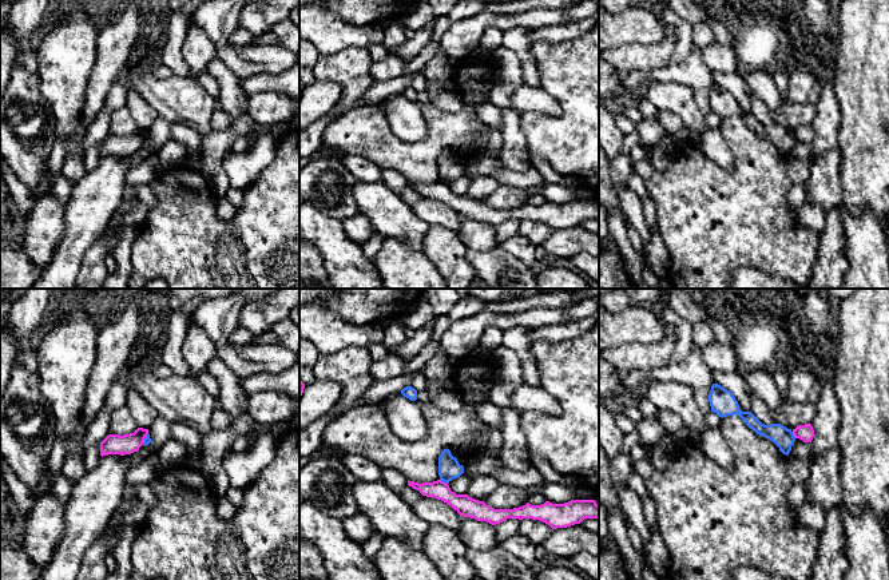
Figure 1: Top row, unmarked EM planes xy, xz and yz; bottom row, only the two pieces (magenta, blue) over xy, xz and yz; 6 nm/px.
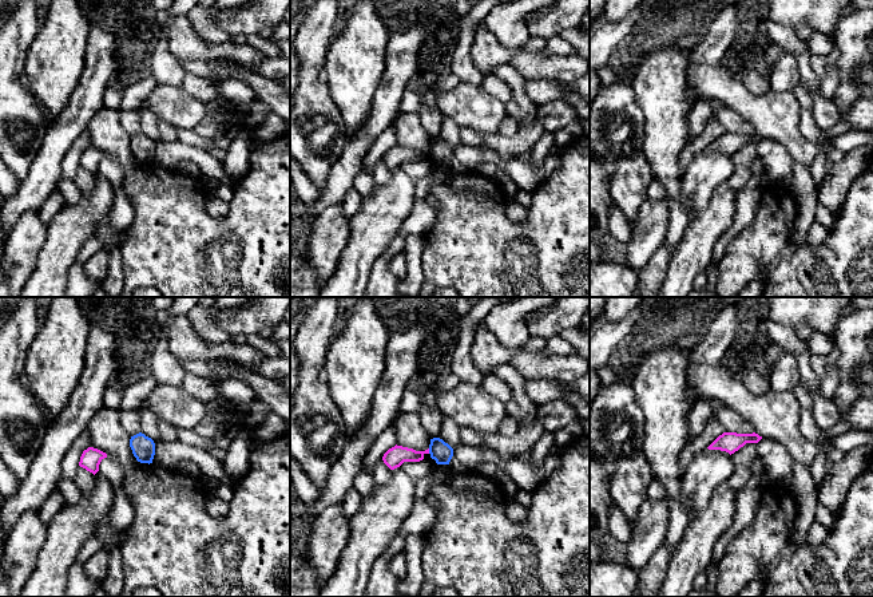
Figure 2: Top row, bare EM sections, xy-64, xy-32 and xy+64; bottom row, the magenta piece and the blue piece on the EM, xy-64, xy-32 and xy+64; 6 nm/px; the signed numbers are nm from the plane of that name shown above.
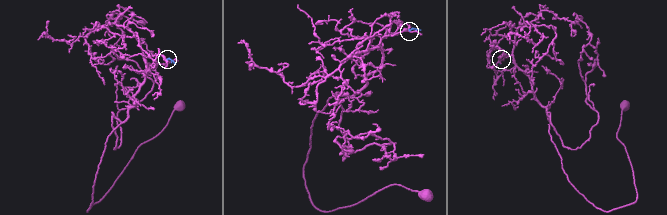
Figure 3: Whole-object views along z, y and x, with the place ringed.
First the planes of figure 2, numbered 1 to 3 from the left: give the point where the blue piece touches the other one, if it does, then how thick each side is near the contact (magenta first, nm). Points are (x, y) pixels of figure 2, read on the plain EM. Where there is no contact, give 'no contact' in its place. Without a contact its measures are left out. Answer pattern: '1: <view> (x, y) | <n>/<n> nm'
1: no contact
2: xy-32 (428, 151) | 120/120 nm
3: no contact

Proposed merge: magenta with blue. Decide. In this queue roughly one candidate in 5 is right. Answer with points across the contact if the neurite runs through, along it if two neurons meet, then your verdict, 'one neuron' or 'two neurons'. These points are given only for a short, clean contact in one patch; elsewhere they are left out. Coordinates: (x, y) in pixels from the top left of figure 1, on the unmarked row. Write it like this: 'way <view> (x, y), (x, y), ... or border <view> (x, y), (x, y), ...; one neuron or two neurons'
border xz (440, 179), (447, 185); two neurons

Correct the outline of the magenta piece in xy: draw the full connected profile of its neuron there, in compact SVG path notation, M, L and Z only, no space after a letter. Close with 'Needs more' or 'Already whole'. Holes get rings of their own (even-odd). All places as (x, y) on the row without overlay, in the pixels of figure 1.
M138 128L134 134L130 135L108 135L100 143L100 156L108 155L131 155L138 152L143 146L146 136L148 135L148 130Z. Already whole

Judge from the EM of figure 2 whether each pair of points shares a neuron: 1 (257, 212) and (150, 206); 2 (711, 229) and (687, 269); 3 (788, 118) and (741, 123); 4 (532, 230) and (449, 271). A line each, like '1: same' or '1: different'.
1: same
2: same
3: different
4: same

